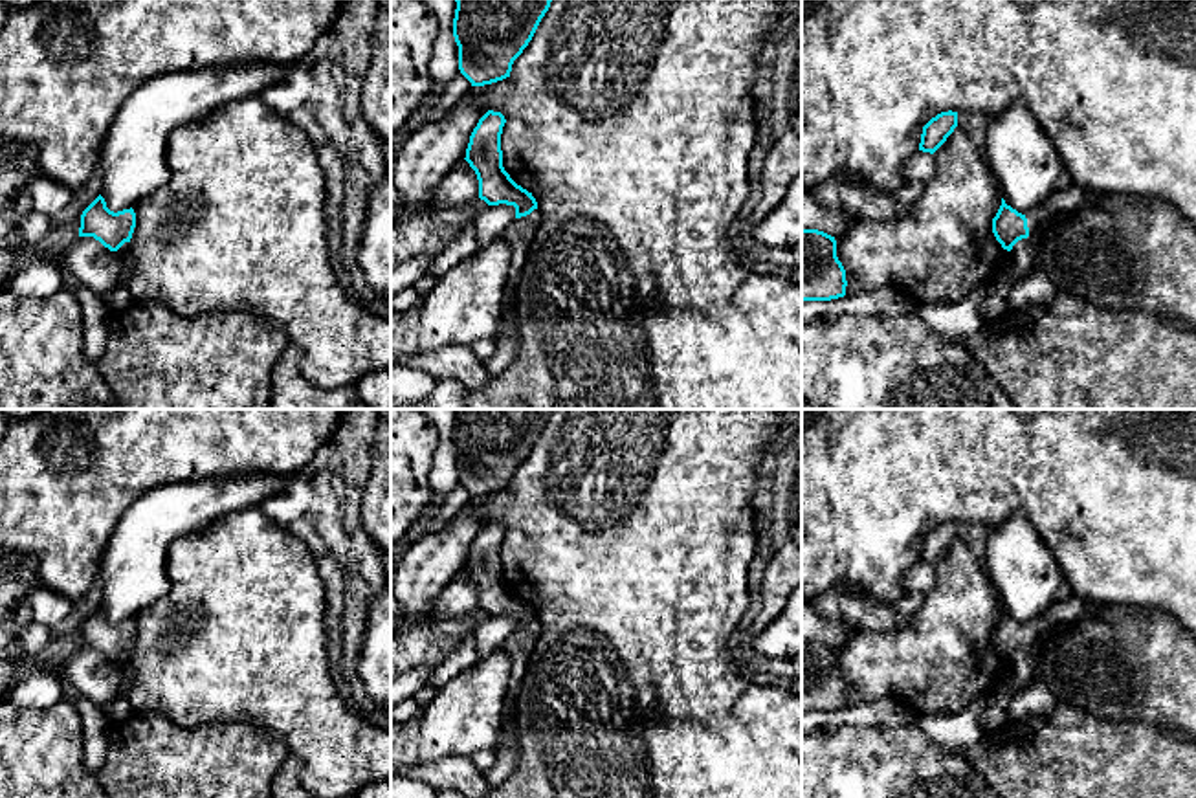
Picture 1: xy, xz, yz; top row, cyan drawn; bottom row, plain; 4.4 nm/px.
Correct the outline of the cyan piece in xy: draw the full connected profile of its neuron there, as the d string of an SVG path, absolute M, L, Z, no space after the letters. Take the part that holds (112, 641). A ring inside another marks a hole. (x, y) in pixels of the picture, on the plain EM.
M99 605L81 626L79 648L94 648L114 662L121 675L130 668L130 649L136 638L134 620L110 622Z

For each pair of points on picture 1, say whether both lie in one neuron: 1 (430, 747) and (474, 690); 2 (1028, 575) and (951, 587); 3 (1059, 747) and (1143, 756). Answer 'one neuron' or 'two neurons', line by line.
1: one neuron
2: two neurons
3: one neuron

